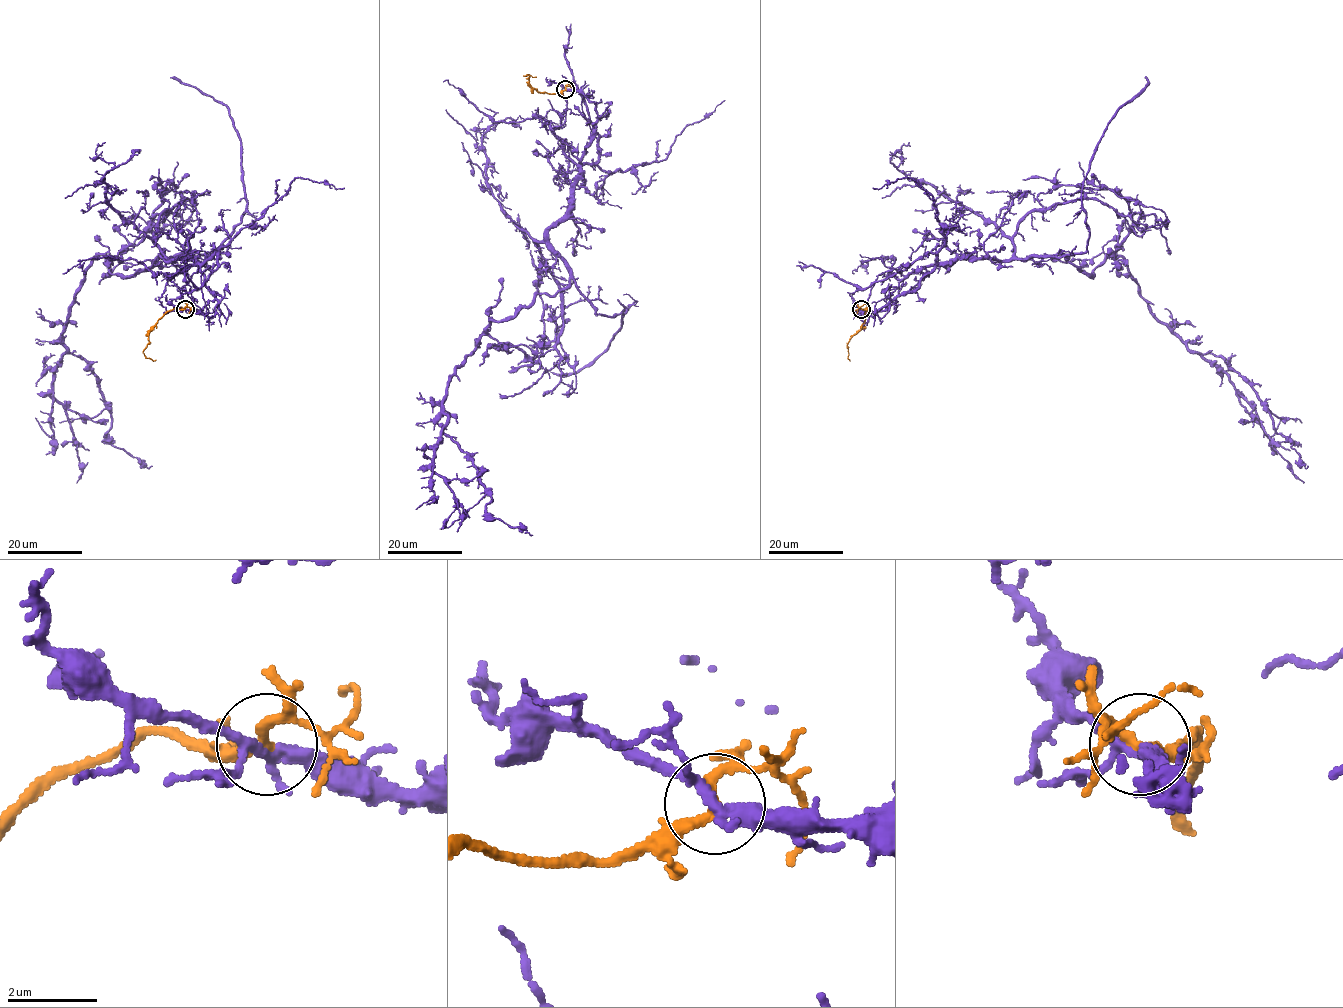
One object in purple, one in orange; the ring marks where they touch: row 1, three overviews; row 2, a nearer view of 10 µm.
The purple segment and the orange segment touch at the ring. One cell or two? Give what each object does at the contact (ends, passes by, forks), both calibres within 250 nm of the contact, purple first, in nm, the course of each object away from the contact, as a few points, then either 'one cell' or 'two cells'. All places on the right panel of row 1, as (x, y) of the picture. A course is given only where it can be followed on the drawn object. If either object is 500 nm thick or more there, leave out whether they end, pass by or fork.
purple forks | orange passes by | 240/240 nm | purple via (861, 309), (961, 259), (1064, 254), (1091, 275), (1119, 255), (1307, 465) | orange via (861, 309), (866, 308), (865, 320), (848, 342), (849, 359) | one cell

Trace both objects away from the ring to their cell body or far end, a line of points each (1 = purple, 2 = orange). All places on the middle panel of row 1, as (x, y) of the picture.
1: (565, 88), (598, 116), (573, 206), (547, 232), (570, 283), (490, 320), (443, 402), (486, 513), (532, 535)
2: (565, 88), (557, 93), (539, 92), (529, 83), (530, 75), (523, 75), (536, 76)

